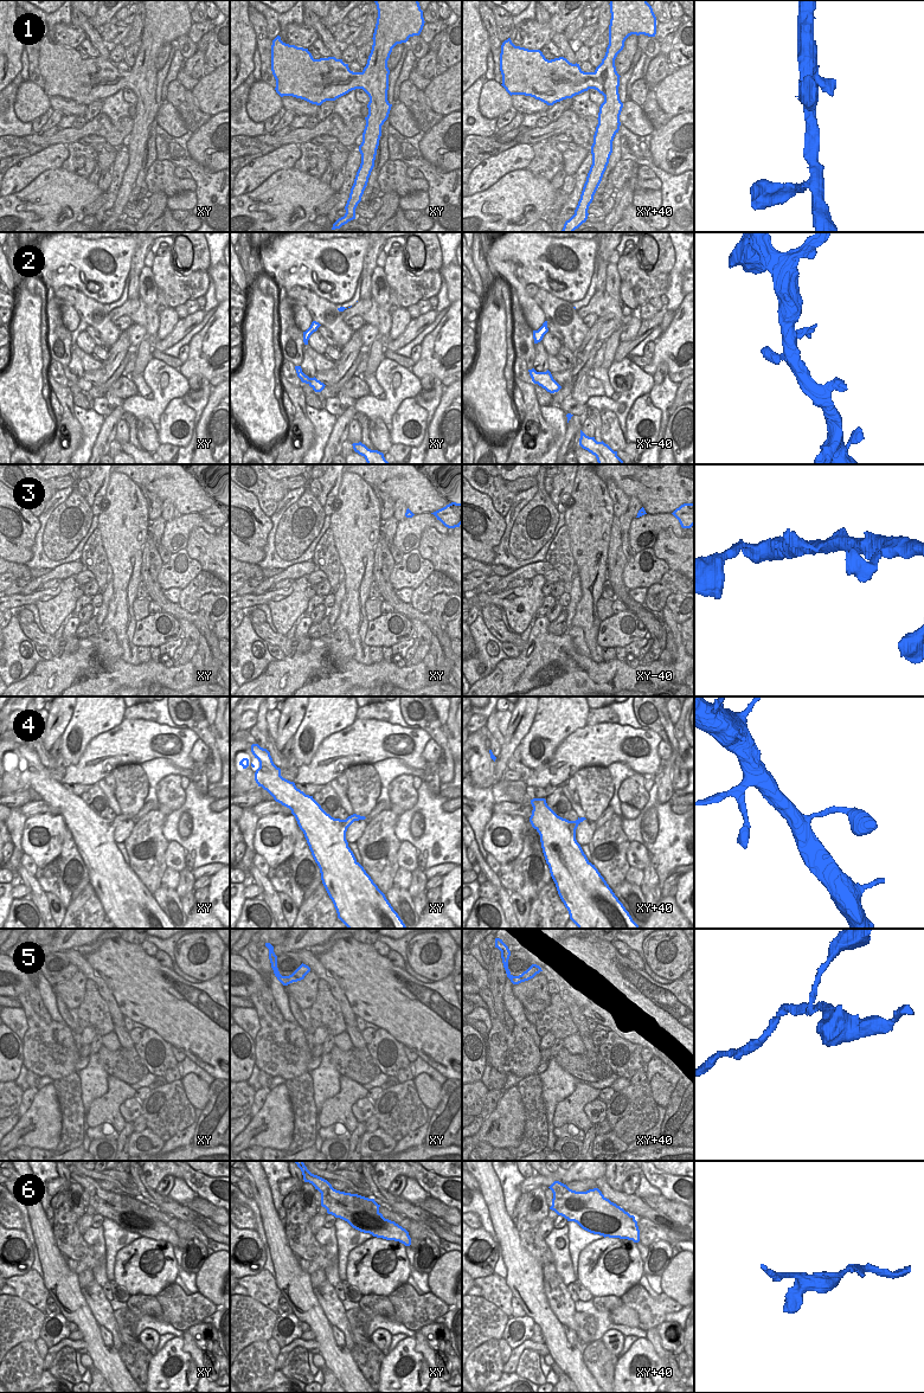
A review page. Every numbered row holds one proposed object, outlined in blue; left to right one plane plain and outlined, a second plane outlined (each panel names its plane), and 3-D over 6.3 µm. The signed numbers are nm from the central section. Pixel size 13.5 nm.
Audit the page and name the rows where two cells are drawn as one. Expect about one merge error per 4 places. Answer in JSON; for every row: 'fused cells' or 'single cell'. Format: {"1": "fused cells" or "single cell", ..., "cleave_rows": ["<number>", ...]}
{"1": "single cell", "2": "single cell", "3": "single cell", "4": "single cell", "5": "fused cells", "6": "fused cells", "cleave_rows": ["5", "6"]}

